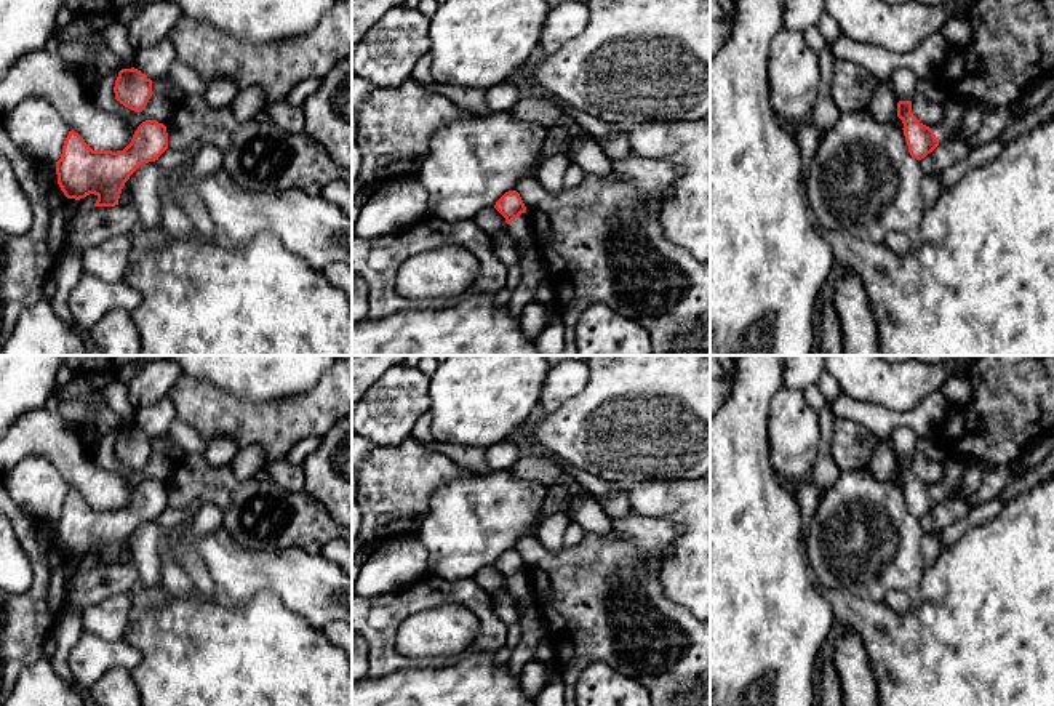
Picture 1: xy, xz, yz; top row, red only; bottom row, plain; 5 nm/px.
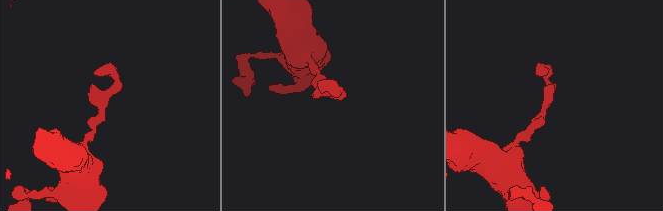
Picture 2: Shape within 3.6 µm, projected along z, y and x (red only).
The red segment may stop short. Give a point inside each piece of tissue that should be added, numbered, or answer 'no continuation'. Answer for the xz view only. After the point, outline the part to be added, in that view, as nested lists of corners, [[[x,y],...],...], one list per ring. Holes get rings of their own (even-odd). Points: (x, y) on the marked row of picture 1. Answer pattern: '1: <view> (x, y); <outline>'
1: xz (519, 229); [[[521,213],[510,224],[507,224],[505,232],[513,239],[520,250],[537,248],[531,229],[531,221],[526,213]]]

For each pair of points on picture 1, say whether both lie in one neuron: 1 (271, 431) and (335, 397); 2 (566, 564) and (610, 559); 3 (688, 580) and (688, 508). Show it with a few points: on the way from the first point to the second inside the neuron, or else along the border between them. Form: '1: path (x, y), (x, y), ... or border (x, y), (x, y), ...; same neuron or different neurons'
1: path (287, 423), (319, 410); same neuron
2: path (578, 564), (598, 564); same neuron
3: path (693, 562), (693, 525); same neuron

